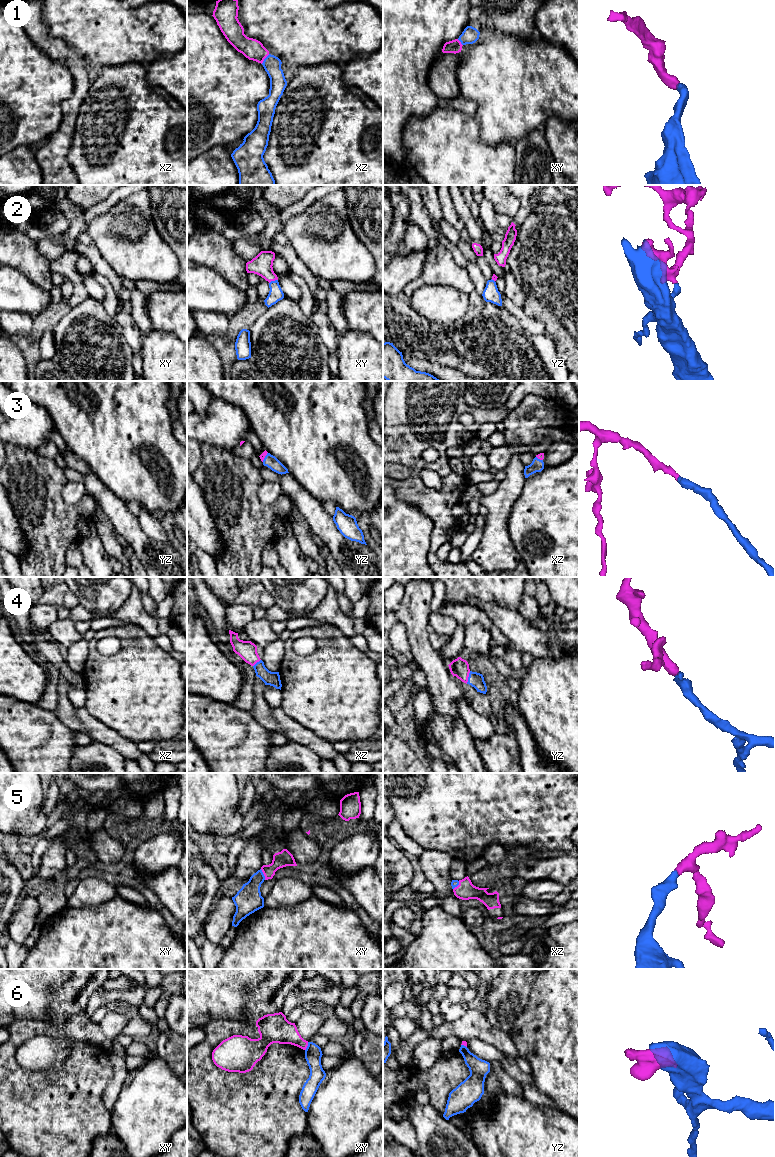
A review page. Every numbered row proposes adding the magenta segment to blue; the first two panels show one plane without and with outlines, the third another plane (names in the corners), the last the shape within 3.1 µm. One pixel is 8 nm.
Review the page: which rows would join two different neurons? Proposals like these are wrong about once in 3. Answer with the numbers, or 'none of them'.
6

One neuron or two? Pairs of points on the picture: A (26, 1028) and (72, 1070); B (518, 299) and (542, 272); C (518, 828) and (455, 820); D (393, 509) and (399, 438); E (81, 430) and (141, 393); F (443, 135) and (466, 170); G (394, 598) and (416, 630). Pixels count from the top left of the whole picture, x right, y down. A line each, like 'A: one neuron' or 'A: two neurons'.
A: one neuron
B: two neurons
C: one neuron
D: two neurons
E: one neuron
F: one neuron
G: two neurons

